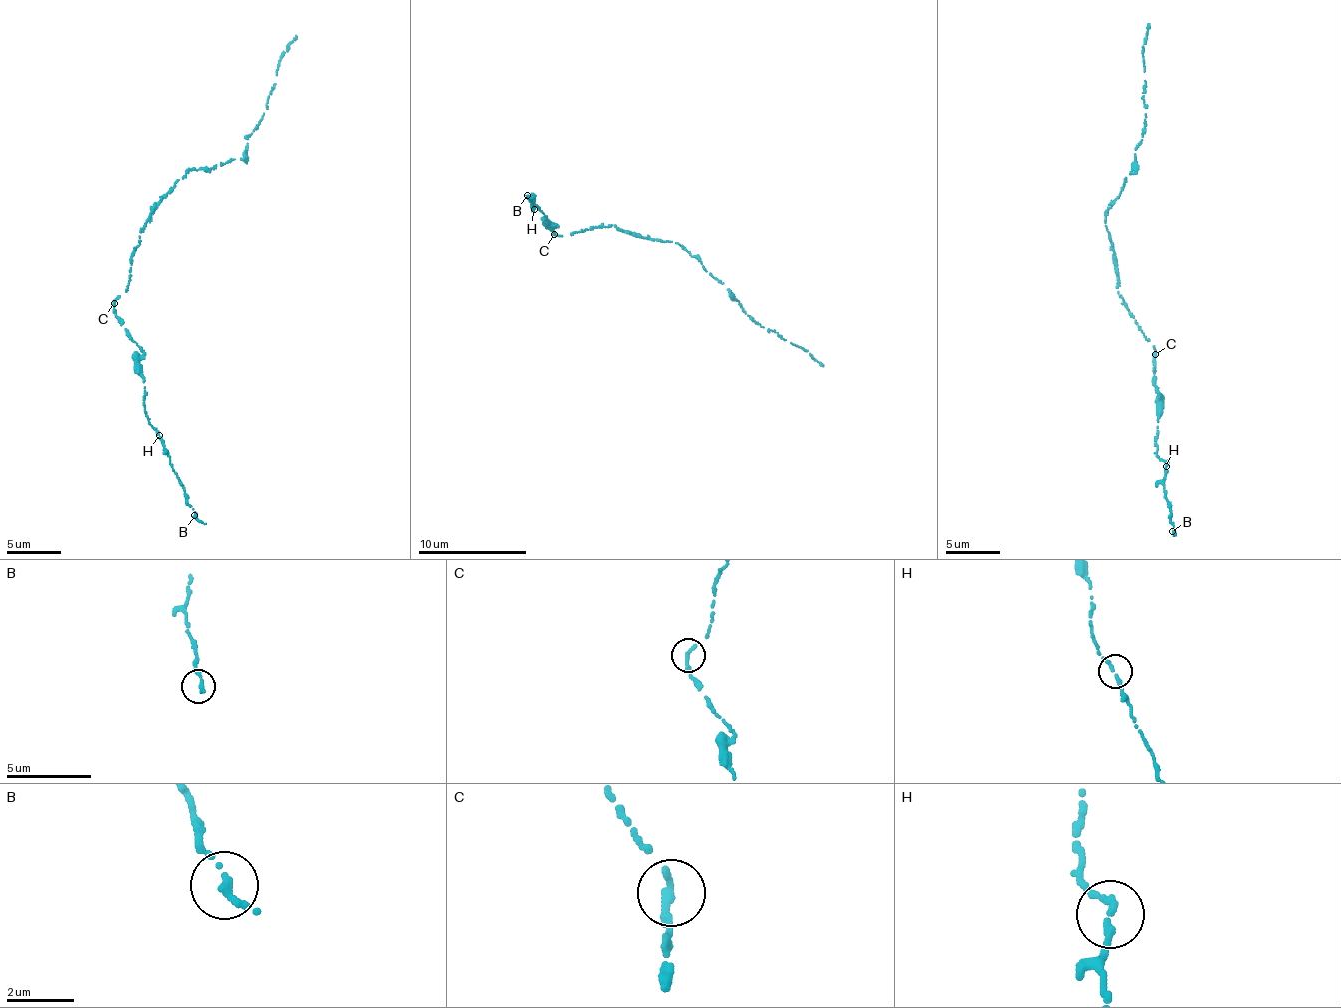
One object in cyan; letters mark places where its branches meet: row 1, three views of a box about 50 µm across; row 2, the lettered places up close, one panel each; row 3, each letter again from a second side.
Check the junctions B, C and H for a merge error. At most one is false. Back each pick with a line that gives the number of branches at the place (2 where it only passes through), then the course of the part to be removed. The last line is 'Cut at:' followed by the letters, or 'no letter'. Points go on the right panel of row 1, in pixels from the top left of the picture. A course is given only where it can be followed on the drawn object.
C: branches 1; course (1156, 353), (1119, 296), (1105, 226), (1109, 207), (1132, 169), (1134, 148), (1146, 126), (1142, 47), (1148, 24)
Cut at: C

